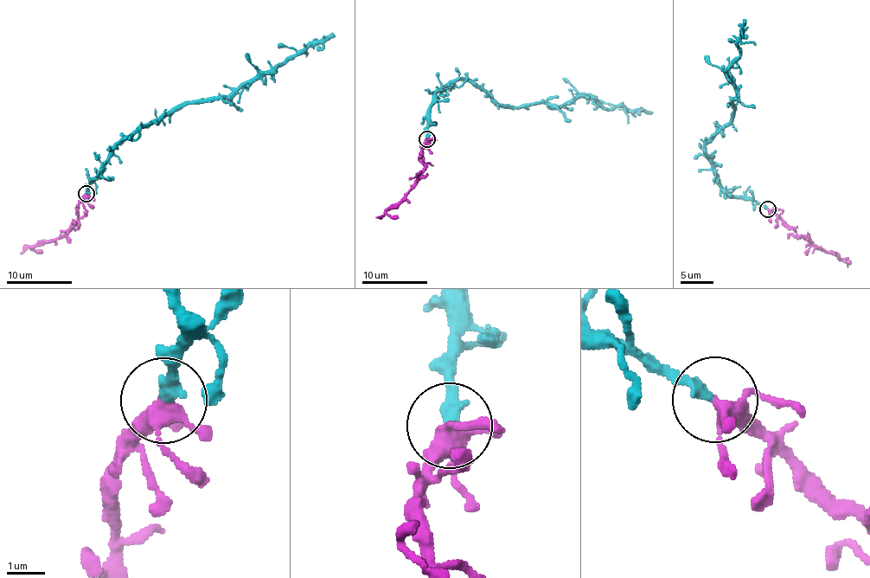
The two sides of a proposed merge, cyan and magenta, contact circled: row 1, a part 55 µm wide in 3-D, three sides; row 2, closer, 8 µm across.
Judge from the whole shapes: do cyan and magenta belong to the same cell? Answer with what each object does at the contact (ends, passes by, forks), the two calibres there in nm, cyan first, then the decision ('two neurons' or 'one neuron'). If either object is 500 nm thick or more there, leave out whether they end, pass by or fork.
cyan ends; magenta forks; calibres 320 and 340 nm; one neuron

